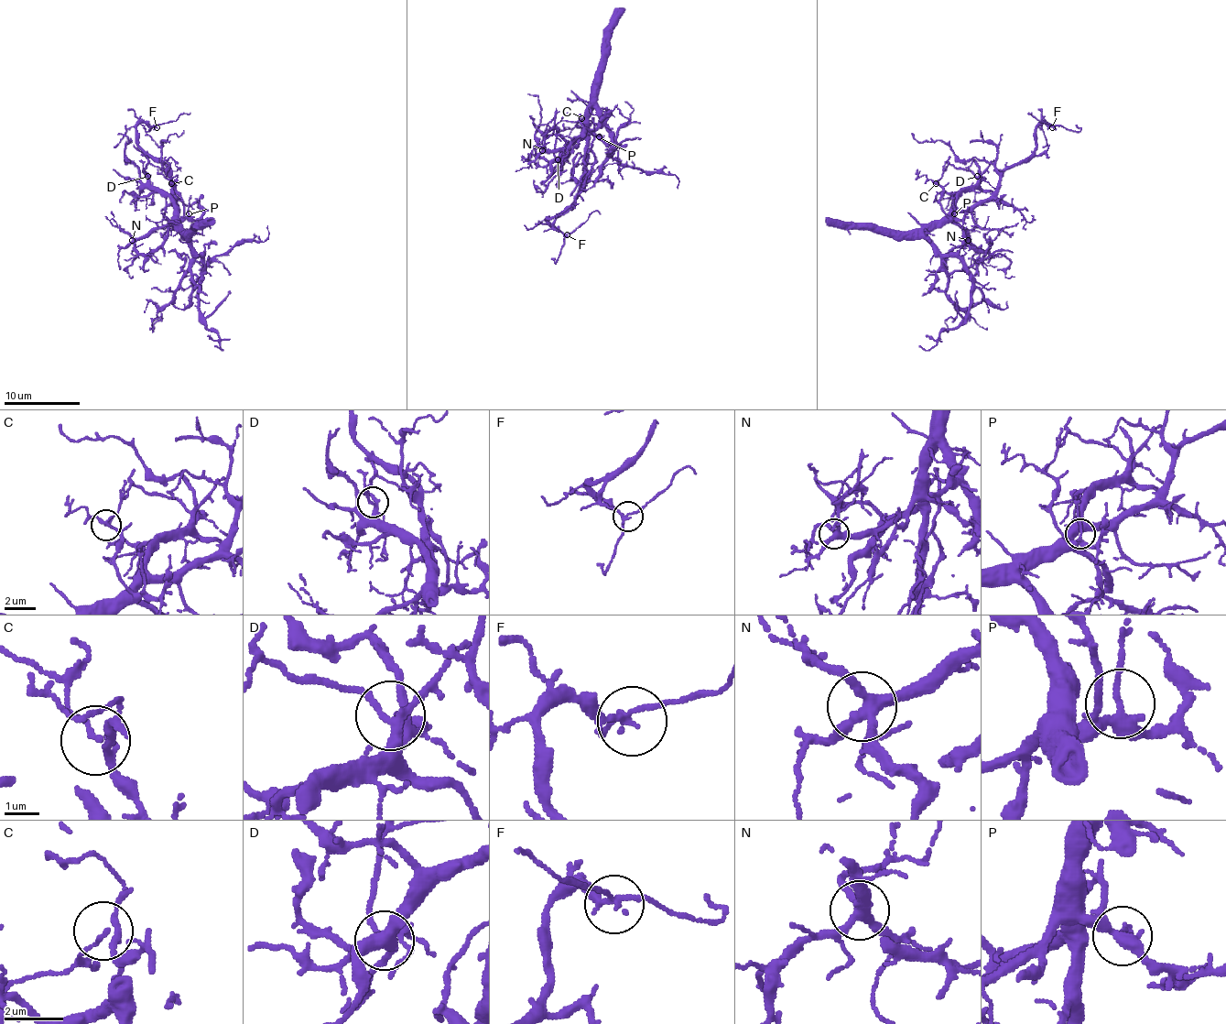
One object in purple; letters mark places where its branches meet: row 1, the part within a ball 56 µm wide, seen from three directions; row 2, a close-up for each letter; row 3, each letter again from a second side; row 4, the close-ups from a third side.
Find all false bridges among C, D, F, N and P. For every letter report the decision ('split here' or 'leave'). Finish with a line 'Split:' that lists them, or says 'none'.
C: leave
D: leave
F: leave
N: leave
P: leave
Split: none

